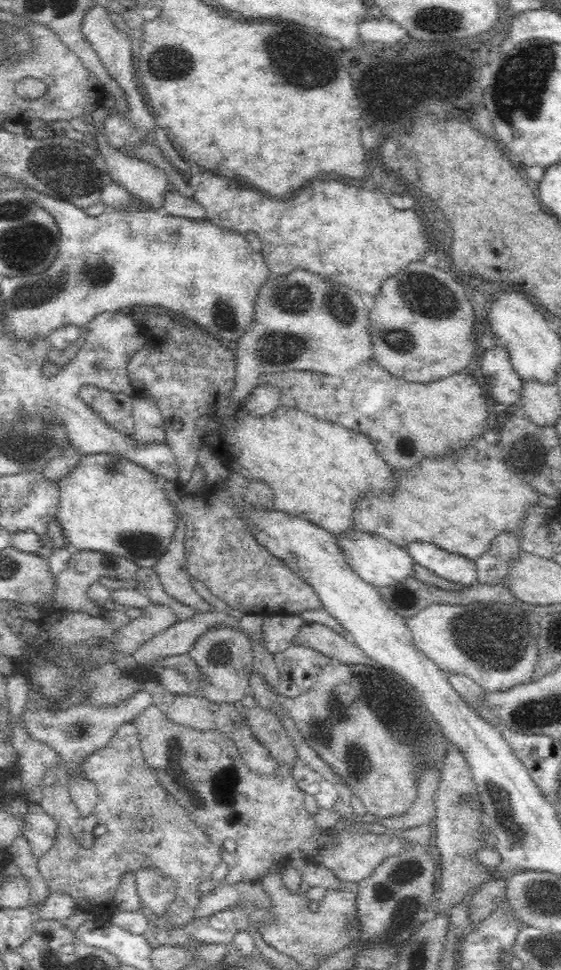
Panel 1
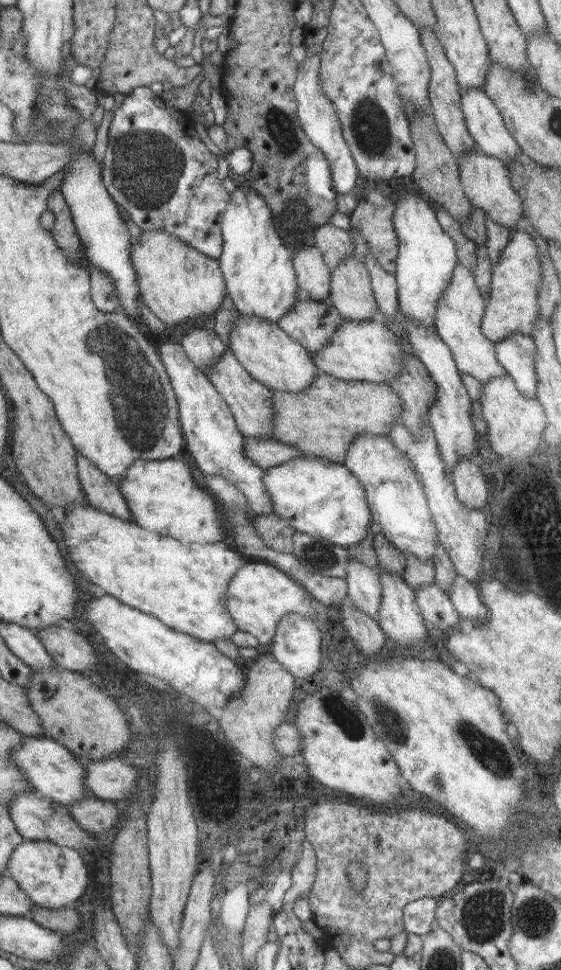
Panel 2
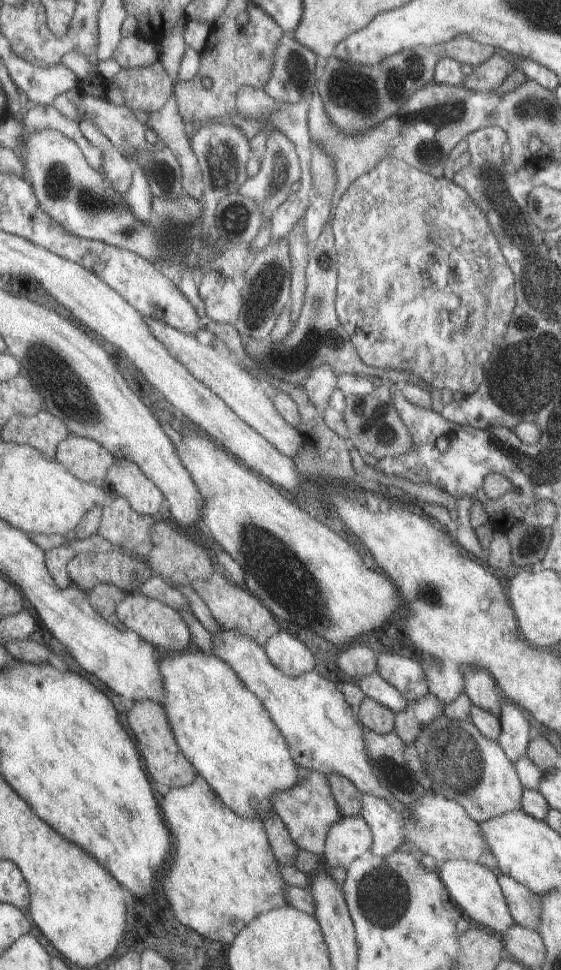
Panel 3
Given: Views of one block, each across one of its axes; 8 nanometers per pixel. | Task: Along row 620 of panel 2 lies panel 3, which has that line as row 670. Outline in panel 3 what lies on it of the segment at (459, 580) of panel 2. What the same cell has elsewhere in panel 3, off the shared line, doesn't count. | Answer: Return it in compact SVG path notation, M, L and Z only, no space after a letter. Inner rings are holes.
M485 670L469 672L469 674L465 674L465 680L467 680L465 694L471 698L473 706L479 706L495 716L499 716L503 712L501 706L503 706L505 698L501 694L499 684L493 680L493 676L489 672L485 672Z

